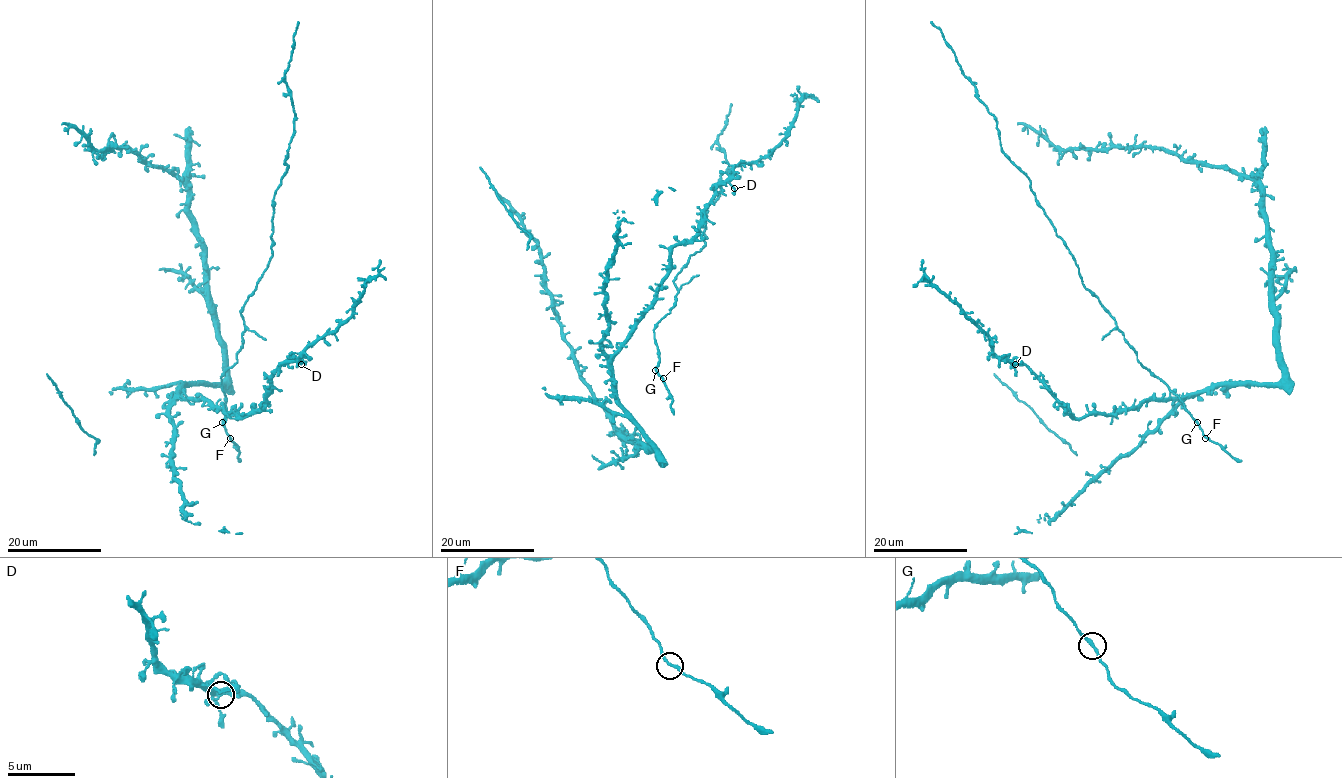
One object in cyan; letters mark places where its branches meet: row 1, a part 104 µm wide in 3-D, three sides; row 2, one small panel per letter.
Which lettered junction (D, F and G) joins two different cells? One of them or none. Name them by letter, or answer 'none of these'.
none of these

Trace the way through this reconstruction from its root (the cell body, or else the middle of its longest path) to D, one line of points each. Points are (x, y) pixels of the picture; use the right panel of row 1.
D: (1222, 384), (1182, 397), (1151, 397), (1112, 414), (1074, 417), (1024, 364), (1009, 361), (1015, 364)

